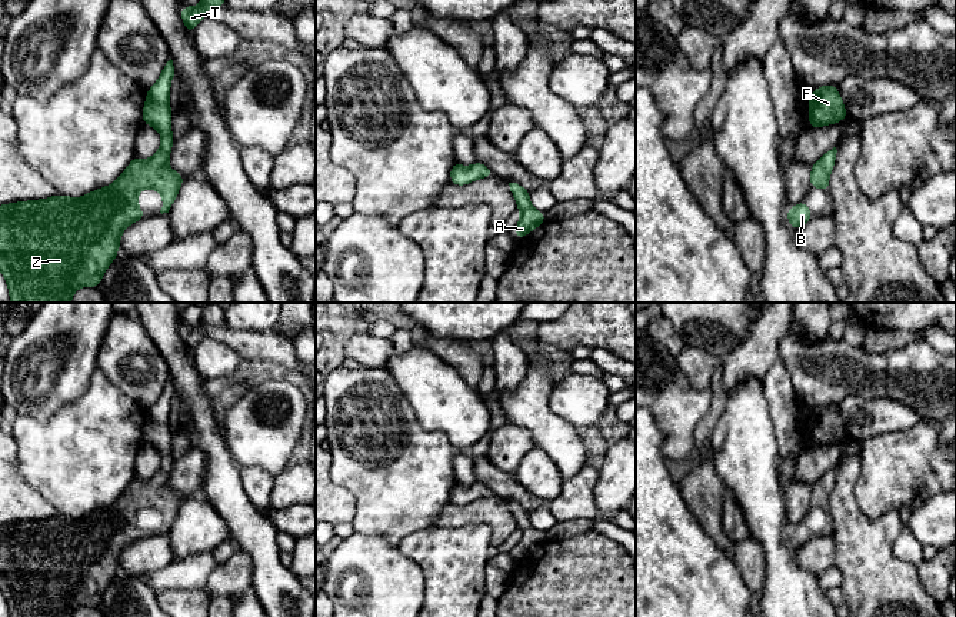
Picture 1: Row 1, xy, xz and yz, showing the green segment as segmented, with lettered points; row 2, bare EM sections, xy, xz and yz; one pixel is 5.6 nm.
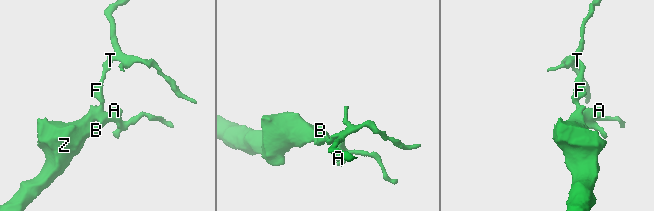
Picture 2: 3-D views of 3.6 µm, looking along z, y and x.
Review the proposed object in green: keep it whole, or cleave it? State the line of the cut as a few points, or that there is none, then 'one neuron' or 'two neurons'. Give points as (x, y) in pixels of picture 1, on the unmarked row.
no cut | one neuron

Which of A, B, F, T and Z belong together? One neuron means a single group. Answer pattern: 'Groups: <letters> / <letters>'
Groups: A B F T Z

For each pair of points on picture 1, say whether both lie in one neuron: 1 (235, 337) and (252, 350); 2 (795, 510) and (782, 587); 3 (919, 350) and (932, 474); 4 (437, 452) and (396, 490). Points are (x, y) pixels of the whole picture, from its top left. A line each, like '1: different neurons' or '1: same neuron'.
1: same neuron
2: different neurons
3: different neurons
4: same neuron

